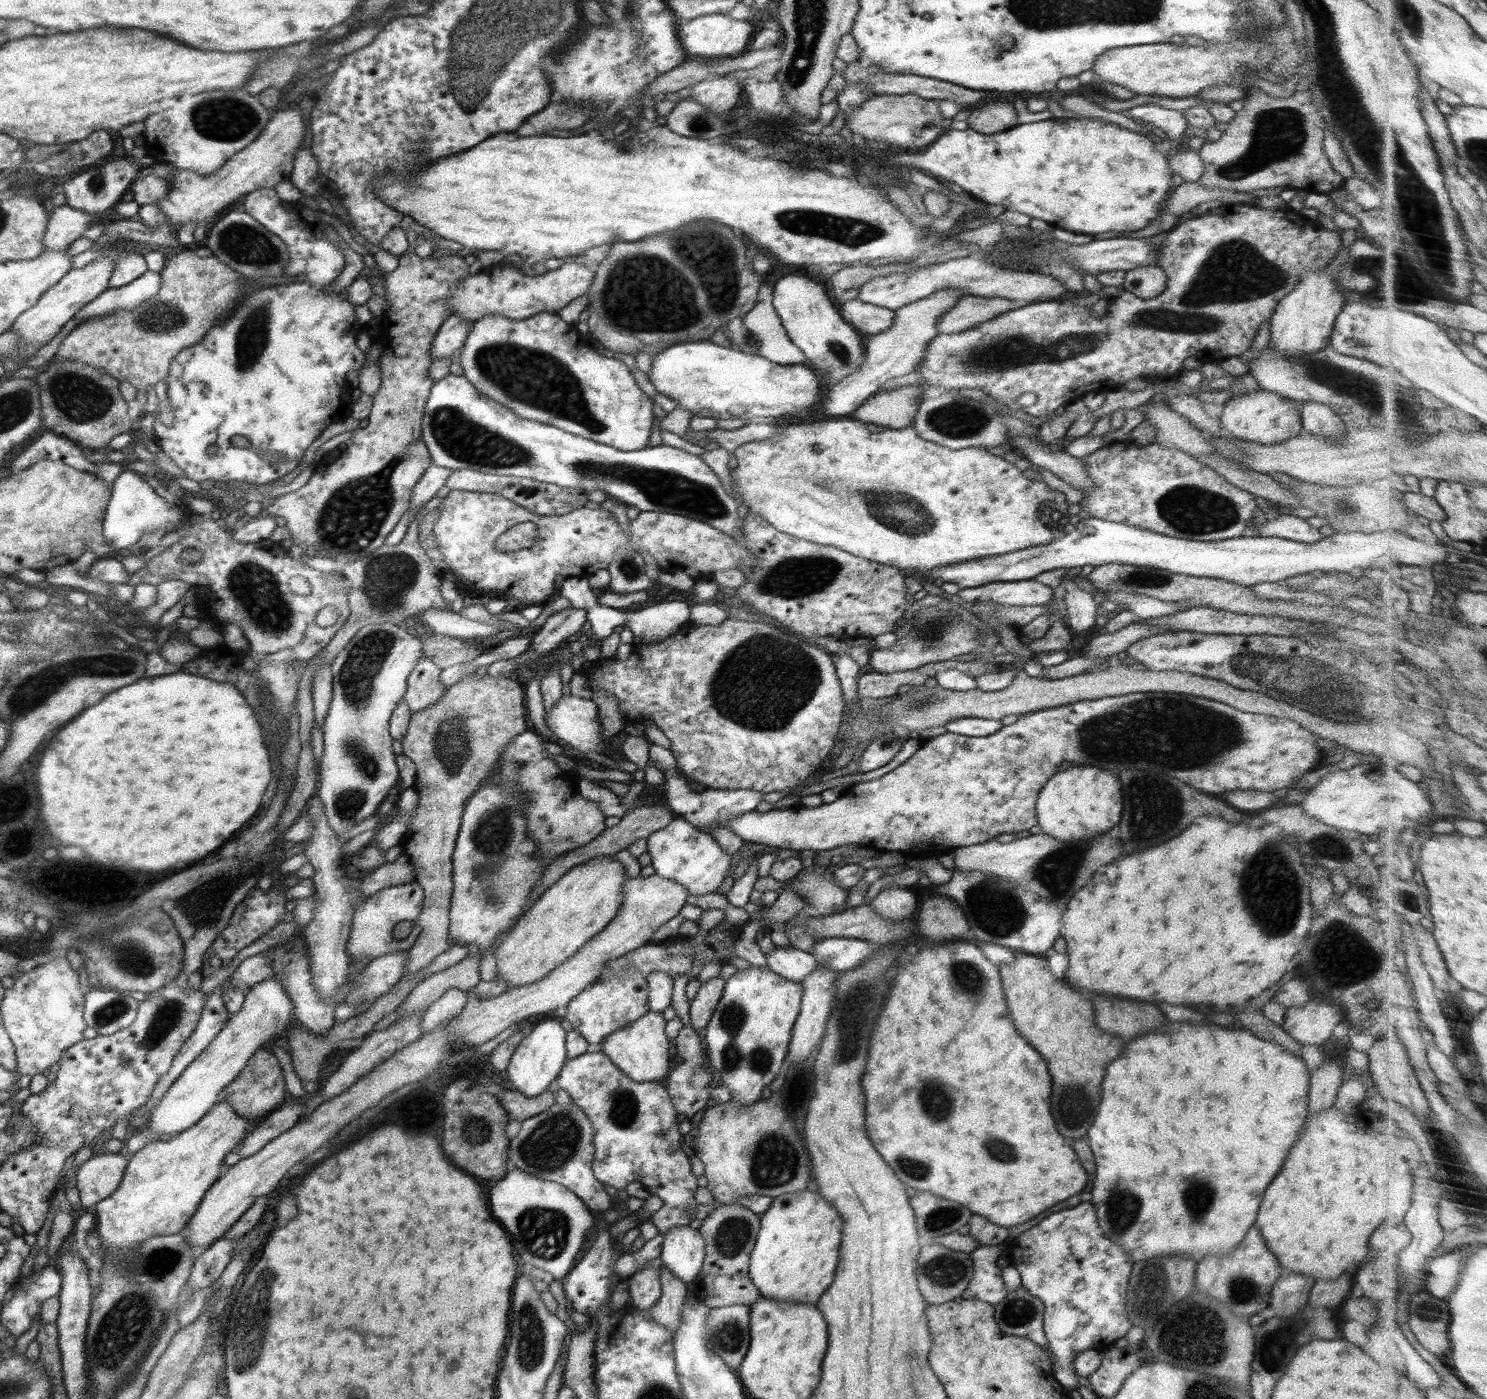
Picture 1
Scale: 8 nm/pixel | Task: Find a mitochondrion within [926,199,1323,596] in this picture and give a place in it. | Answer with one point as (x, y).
(1235, 270)

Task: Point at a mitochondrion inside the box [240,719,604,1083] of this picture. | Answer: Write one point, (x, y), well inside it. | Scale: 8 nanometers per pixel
(492, 834)

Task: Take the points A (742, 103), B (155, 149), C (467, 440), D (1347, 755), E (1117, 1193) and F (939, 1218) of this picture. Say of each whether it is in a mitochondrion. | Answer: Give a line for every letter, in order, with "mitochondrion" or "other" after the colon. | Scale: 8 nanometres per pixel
A: other
B: other
C: mitochondrion
D: other
E: mitochondrion
F: mitochondrion

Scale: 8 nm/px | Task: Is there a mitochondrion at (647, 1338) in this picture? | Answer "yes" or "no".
no

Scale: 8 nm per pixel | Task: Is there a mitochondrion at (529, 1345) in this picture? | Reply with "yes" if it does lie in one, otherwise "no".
yes

